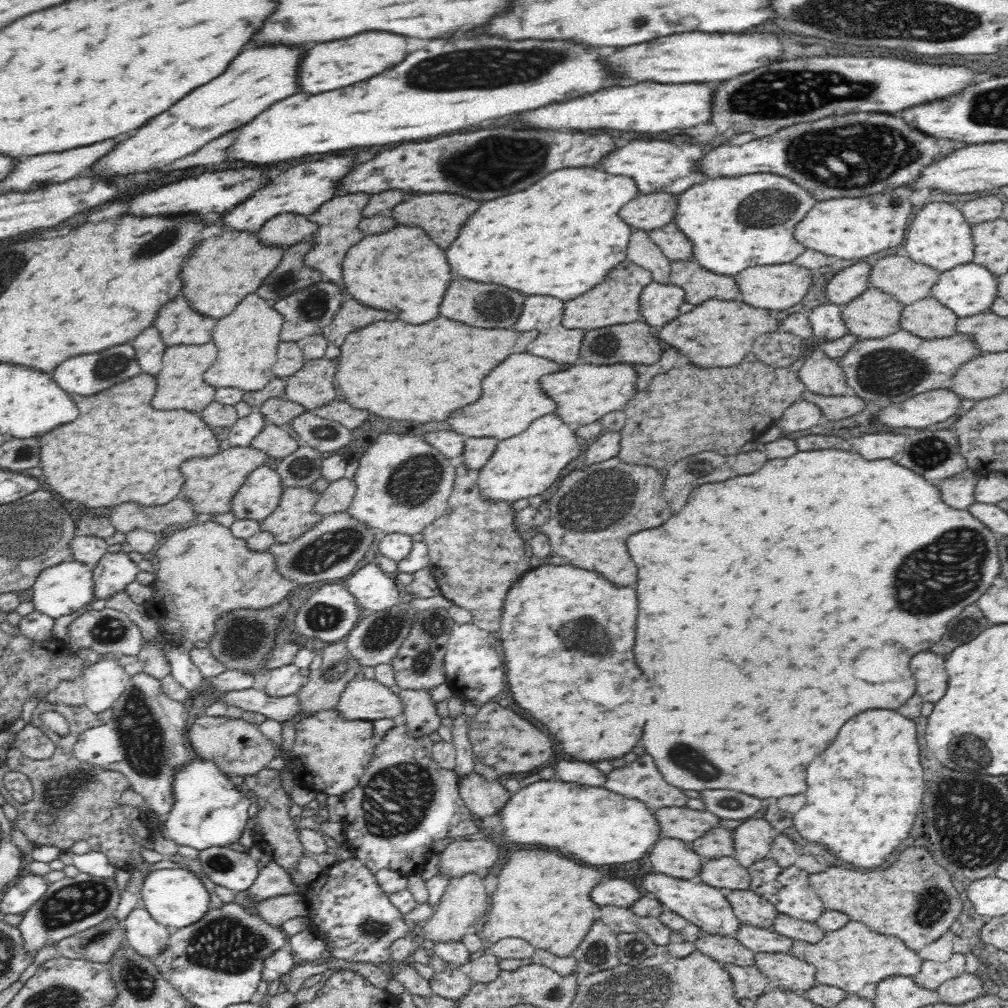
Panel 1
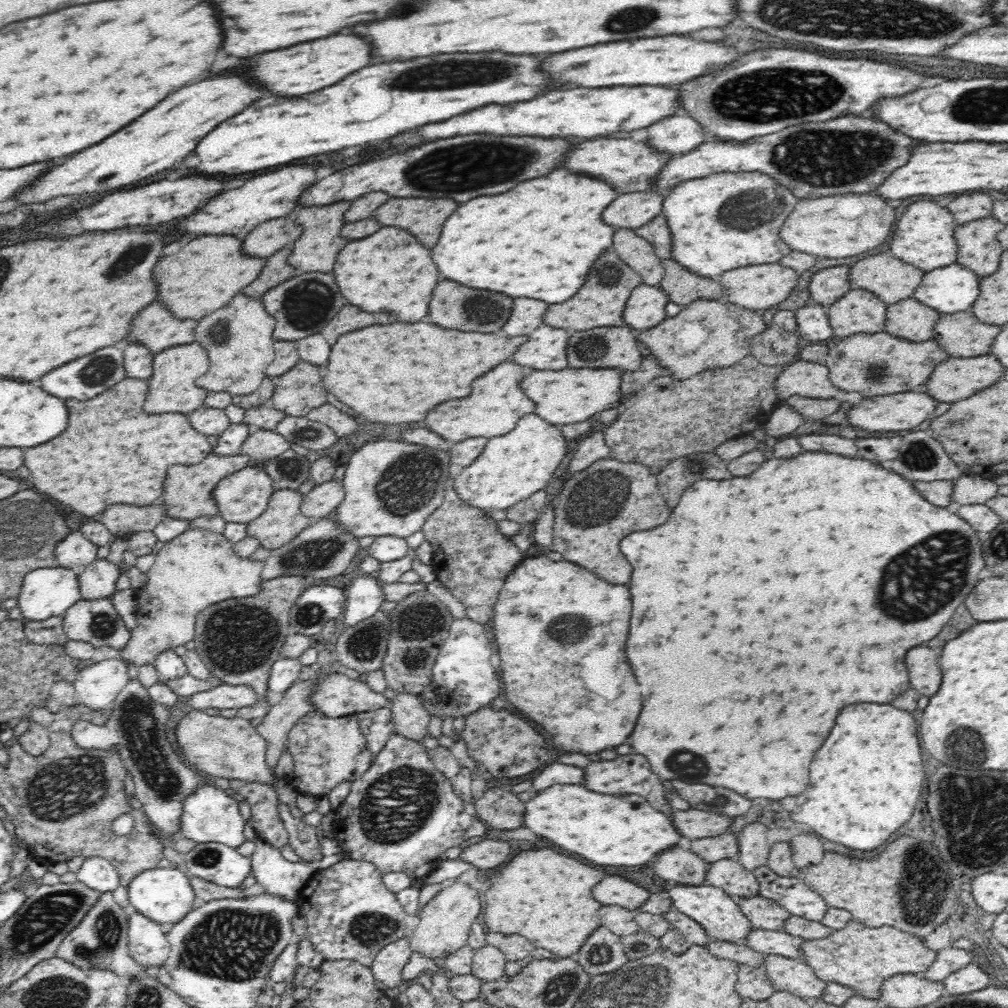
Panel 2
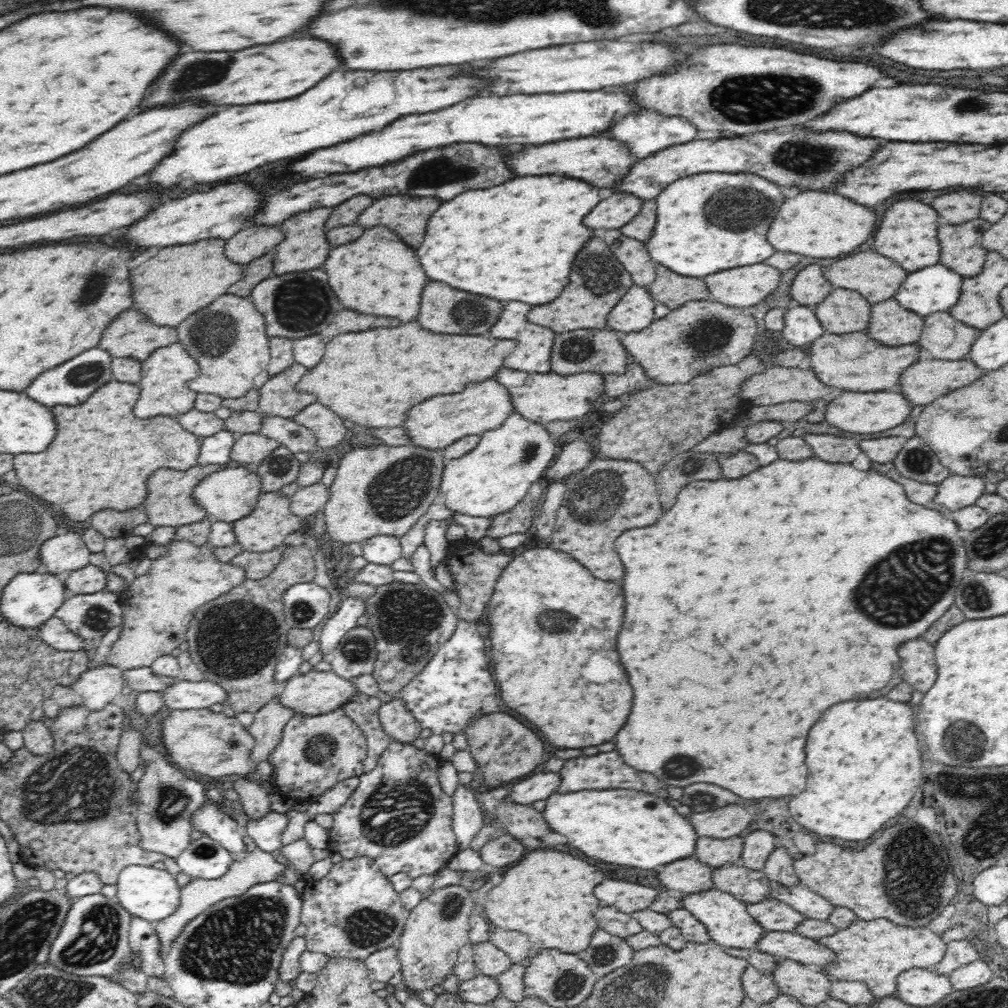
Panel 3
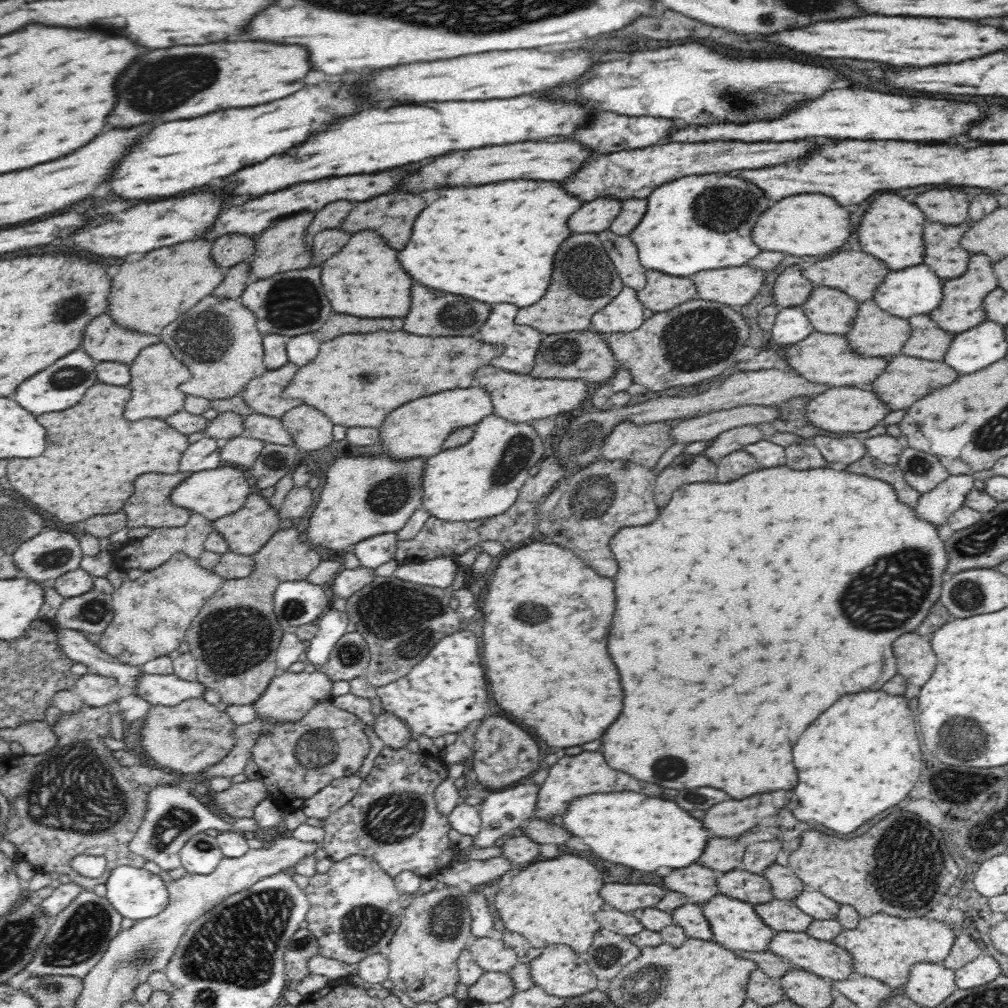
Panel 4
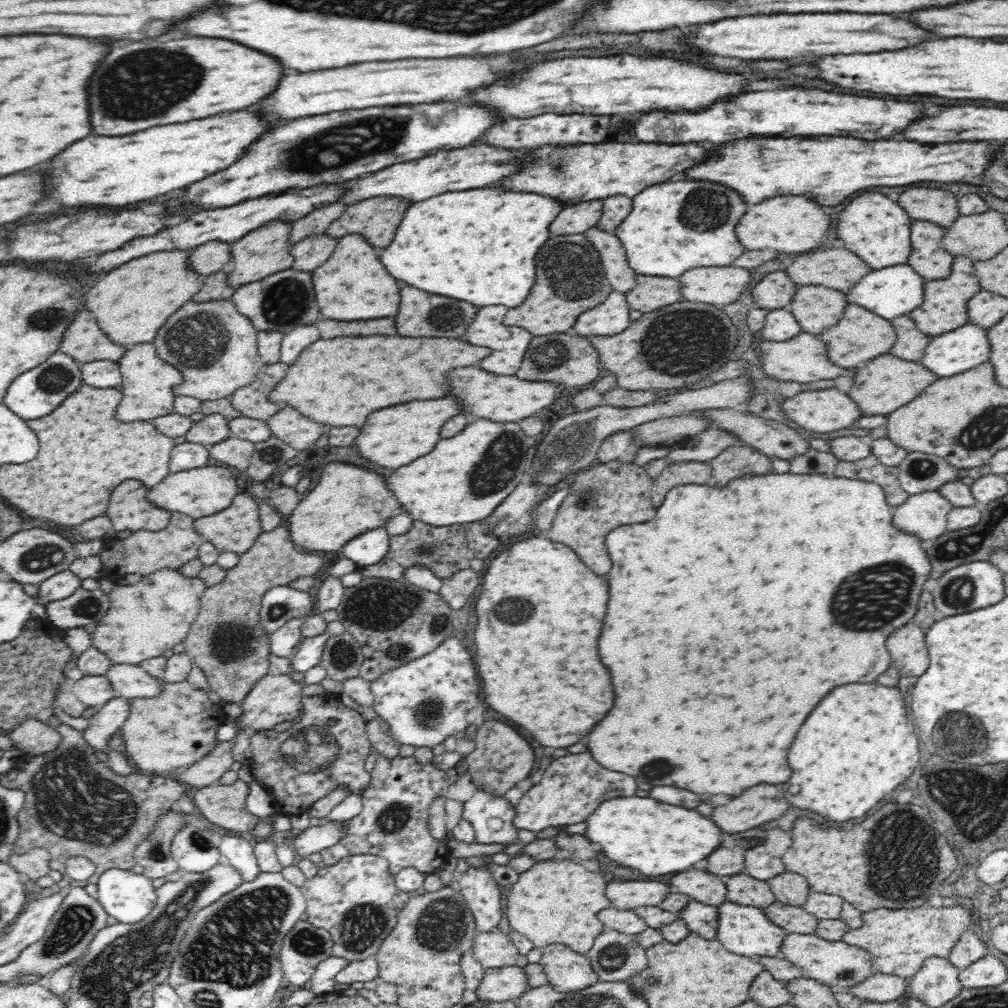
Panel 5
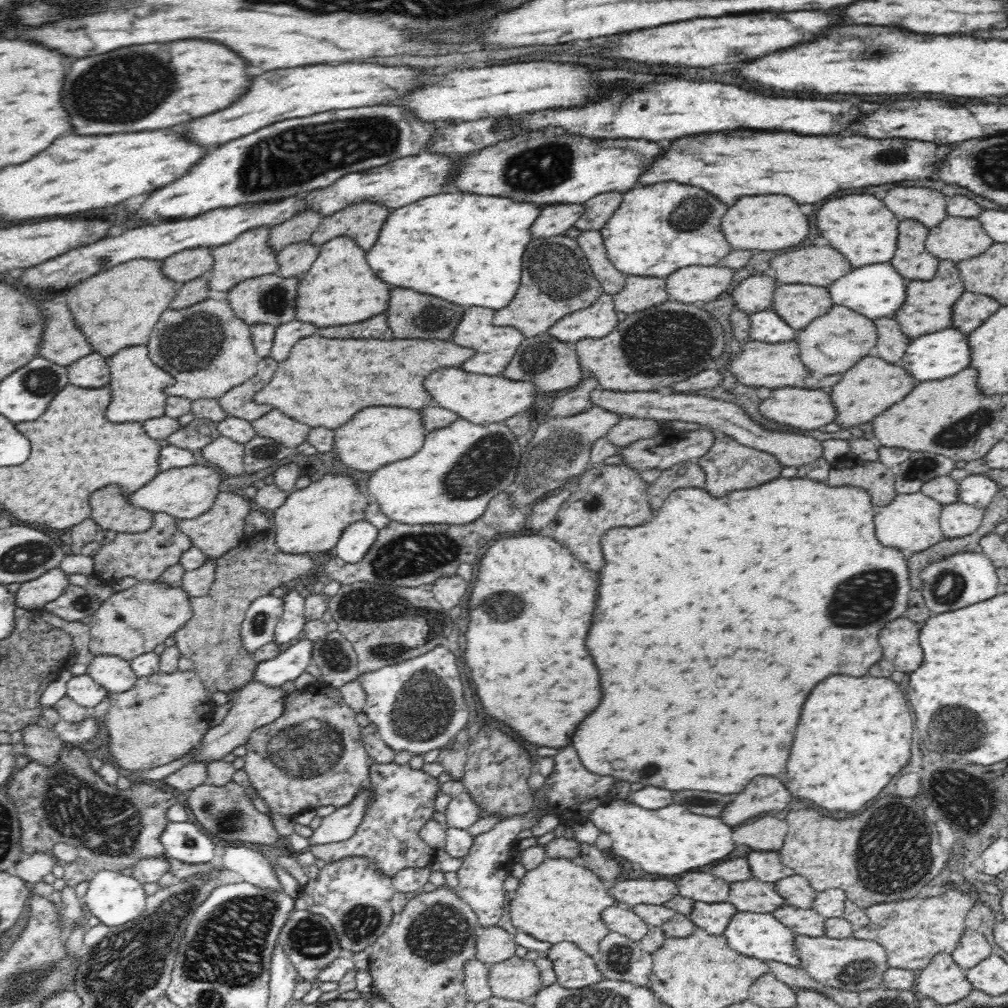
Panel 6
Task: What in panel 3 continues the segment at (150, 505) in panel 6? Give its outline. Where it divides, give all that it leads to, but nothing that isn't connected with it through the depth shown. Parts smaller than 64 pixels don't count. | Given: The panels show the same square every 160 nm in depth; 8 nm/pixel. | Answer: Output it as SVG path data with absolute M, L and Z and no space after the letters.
M228 467L205 476L195 487L193 499L216 521L235 523L251 514L263 493L261 478L244 467Z

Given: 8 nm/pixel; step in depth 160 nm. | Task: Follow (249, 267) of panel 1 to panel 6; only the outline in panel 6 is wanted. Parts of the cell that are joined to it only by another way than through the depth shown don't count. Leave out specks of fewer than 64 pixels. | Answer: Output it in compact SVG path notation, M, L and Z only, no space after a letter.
M132 260L84 280L66 294L66 304L94 350L104 358L110 358L126 346L148 344L154 324L169 308L179 287L180 284L162 274L160 262Z

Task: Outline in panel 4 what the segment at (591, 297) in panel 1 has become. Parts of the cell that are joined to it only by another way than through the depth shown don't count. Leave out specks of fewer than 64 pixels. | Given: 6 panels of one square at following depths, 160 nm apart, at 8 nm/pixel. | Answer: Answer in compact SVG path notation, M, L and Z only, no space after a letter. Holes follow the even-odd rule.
M576 234L570 236L554 262L554 276L552 276L552 286L548 288L548 294L532 304L530 308L520 308L518 316L516 316L516 324L528 324L544 335L551 335L563 332L580 332L592 329L592 316L602 310L608 304L596 304L596 302L612 302L620 291L625 287L621 280L621 276L617 268L614 268L613 260L608 256L602 242L598 240L596 234ZM578 276L582 276L582 280L586 280L586 284L590 284L590 288L596 288L596 296L592 298L584 298L578 296L576 284L578 284Z

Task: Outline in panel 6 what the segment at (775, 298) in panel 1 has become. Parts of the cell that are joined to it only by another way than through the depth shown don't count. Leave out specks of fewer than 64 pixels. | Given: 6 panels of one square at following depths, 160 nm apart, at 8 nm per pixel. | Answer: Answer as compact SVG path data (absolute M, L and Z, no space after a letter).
M717 264L711 267L680 268L666 277L670 300L677 302L710 302L716 300L734 282L736 270Z

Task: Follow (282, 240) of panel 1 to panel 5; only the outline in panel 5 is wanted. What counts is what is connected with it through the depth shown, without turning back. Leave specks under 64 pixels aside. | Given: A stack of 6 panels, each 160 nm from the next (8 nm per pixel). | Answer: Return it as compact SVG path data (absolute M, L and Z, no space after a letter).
M223 240L202 244L200 248L196 248L196 252L190 258L192 270L198 274L212 275L228 268L233 259L231 246L232 243Z

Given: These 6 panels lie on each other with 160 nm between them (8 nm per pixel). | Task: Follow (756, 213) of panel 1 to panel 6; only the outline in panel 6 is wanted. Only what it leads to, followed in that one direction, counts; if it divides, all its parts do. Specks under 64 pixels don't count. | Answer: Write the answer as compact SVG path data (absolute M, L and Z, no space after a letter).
M662 182L634 188L623 198L622 206L600 231L606 237L608 258L626 276L664 279L684 266L714 266L733 249L721 229L728 206L702 188Z

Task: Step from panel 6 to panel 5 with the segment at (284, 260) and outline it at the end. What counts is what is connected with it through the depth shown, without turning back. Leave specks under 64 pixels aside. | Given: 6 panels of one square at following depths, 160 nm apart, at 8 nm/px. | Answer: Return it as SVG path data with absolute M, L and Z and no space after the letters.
M318 234L318 236L310 236L303 238L300 242L291 246L290 252L294 257L294 270L316 270L320 264L324 264L324 260L328 260L328 256L332 256L334 248L336 248L336 238L330 238L326 234Z

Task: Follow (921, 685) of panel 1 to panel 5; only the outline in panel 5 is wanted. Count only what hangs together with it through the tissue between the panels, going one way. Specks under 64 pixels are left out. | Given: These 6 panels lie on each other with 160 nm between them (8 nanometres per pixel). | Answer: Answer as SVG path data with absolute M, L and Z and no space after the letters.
M906 624L892 632L886 640L891 657L891 667L904 676L922 676L928 668L928 652L924 644L924 632L916 624Z

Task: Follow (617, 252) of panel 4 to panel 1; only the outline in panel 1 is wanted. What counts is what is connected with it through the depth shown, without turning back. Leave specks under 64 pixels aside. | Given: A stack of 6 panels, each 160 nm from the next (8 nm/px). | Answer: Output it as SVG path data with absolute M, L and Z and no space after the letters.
M634 230L628 244L628 260L650 270L654 282L670 284L671 260L644 230Z

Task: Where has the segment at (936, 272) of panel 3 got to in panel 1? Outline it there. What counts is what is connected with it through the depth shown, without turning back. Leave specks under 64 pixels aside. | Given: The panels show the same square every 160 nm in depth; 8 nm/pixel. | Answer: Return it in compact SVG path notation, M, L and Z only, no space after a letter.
M972 262L941 272L936 281L936 288L932 288L932 293L934 293L934 299L947 306L959 318L964 318L991 312L991 306L998 298L998 288L1000 284L998 284L997 275L985 266Z

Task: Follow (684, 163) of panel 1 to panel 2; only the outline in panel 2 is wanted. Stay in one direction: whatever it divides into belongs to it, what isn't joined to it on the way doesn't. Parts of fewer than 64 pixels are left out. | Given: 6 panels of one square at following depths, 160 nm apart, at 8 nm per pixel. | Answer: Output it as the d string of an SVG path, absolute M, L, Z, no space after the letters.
M598 138L594 142L584 142L578 148L574 148L564 166L572 172L584 172L588 176L606 180L612 188L620 190L620 194L624 192L646 192L656 190L657 186L653 182L662 174L662 170L666 168L664 164L672 160L672 156L666 152L658 152L654 146L644 144L644 142L634 142L630 138Z

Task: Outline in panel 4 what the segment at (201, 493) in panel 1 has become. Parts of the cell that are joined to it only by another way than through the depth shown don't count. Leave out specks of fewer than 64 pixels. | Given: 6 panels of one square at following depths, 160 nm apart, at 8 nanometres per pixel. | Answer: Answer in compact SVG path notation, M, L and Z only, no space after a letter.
M178 471L174 474L144 474L144 476L136 478L134 480L136 492L124 506L124 510L128 514L127 526L129 528L138 528L138 526L150 526L150 528L184 526L190 520L192 512L187 508L176 506L172 502L171 494L191 474L192 472L189 471Z

